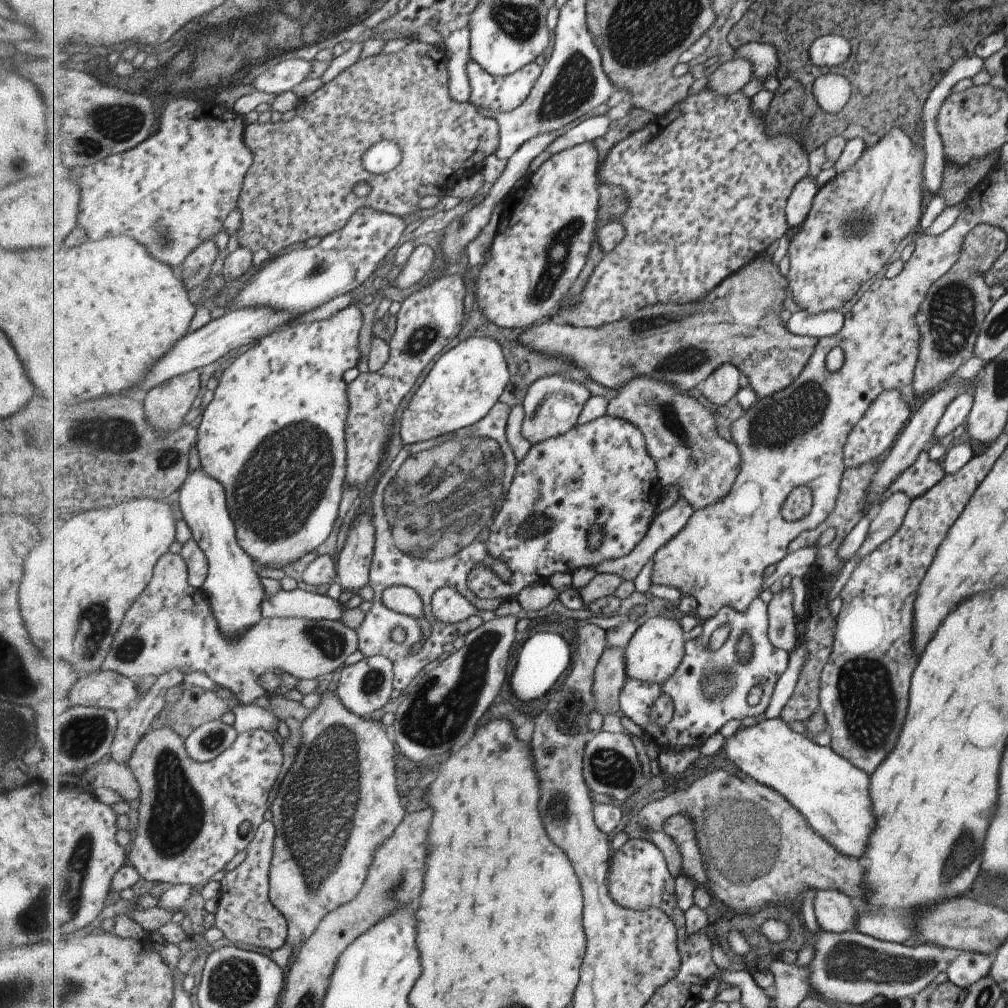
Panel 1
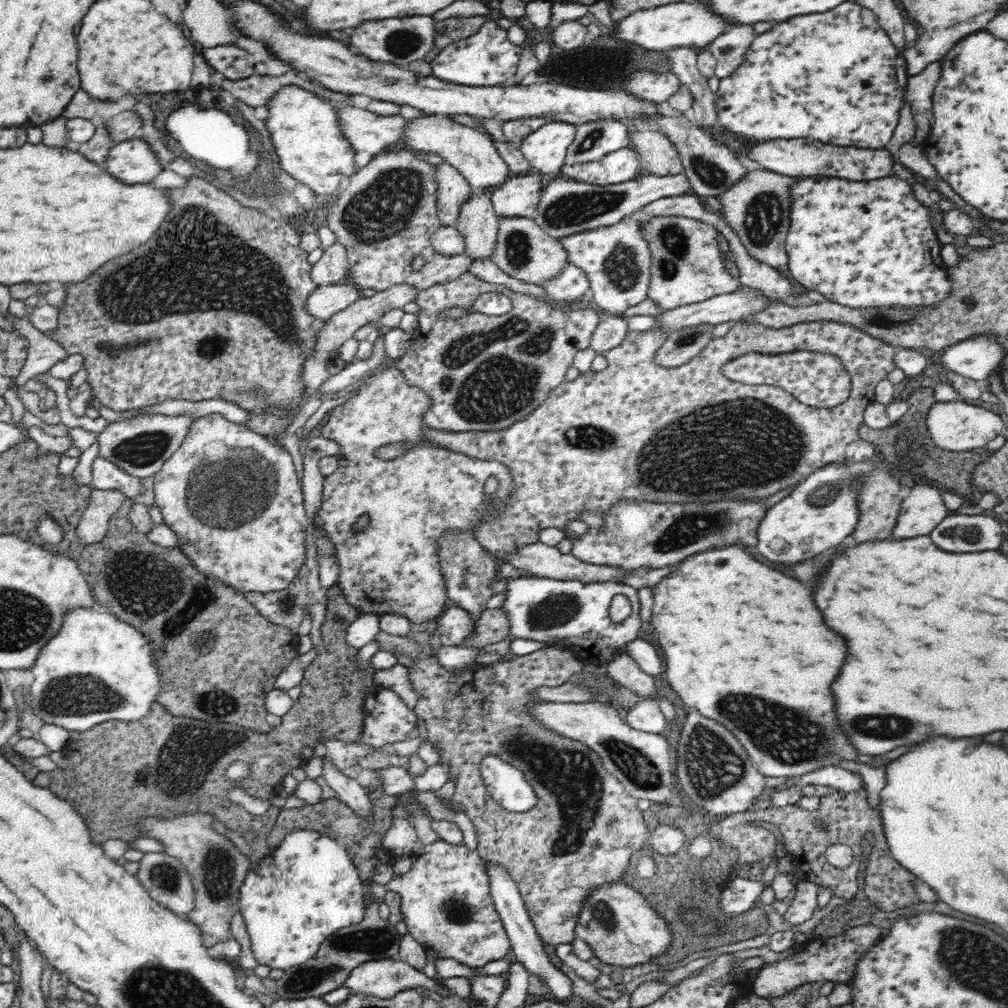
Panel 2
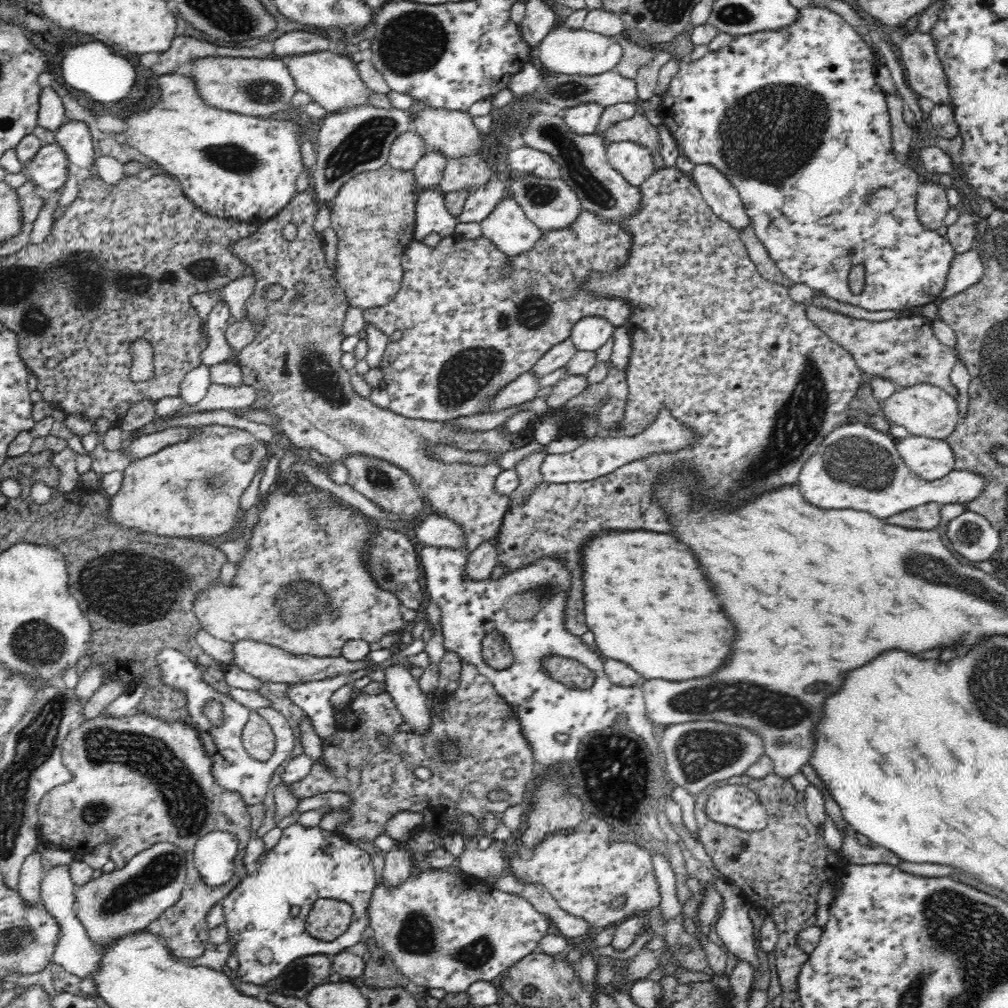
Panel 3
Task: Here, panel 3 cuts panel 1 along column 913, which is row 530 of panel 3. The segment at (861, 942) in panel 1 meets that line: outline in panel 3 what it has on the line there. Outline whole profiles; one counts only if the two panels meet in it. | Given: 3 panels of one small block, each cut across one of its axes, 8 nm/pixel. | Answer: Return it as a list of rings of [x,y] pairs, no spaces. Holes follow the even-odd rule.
[[[966,510],[947,522],[946,536],[950,548],[972,562],[989,560],[1000,544],[999,532],[992,528],[991,522]]]

